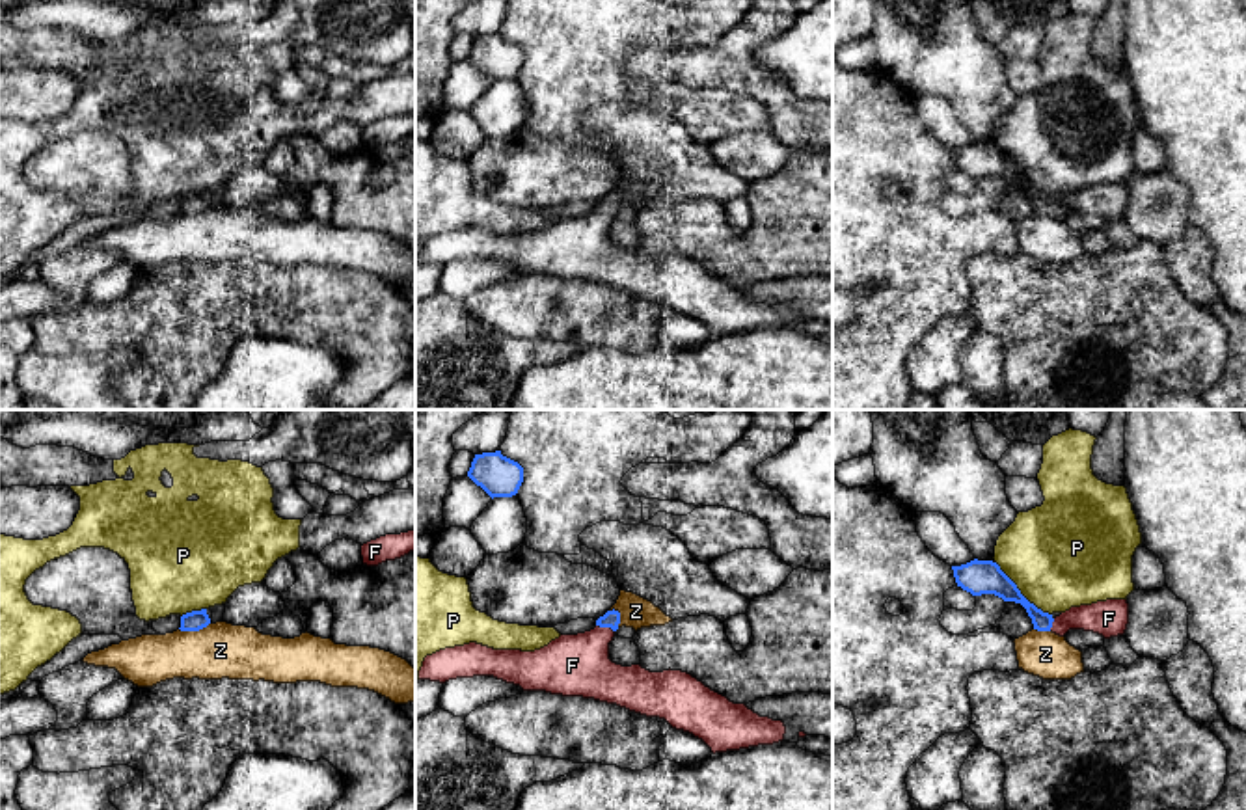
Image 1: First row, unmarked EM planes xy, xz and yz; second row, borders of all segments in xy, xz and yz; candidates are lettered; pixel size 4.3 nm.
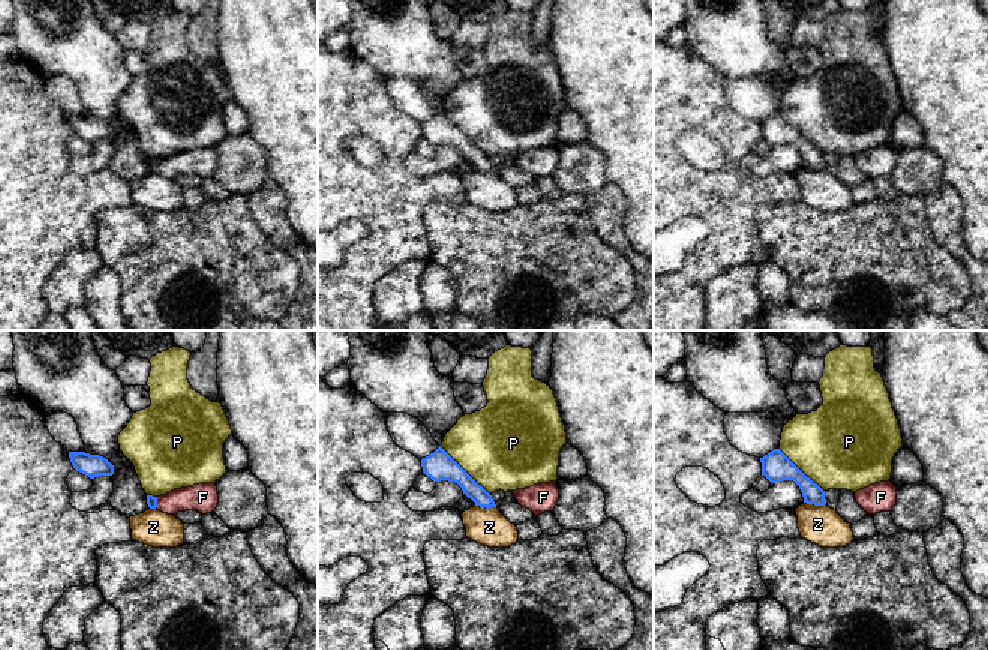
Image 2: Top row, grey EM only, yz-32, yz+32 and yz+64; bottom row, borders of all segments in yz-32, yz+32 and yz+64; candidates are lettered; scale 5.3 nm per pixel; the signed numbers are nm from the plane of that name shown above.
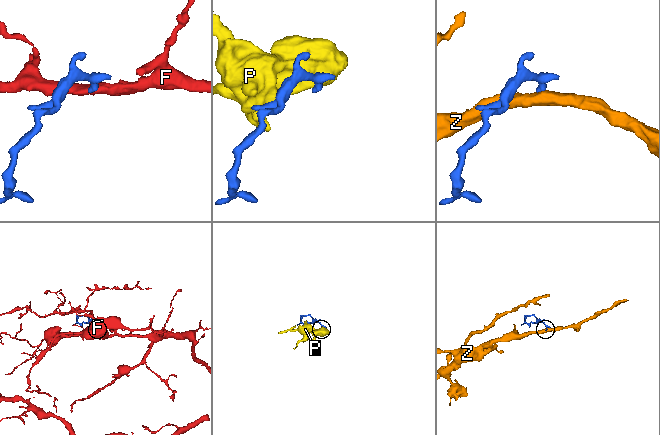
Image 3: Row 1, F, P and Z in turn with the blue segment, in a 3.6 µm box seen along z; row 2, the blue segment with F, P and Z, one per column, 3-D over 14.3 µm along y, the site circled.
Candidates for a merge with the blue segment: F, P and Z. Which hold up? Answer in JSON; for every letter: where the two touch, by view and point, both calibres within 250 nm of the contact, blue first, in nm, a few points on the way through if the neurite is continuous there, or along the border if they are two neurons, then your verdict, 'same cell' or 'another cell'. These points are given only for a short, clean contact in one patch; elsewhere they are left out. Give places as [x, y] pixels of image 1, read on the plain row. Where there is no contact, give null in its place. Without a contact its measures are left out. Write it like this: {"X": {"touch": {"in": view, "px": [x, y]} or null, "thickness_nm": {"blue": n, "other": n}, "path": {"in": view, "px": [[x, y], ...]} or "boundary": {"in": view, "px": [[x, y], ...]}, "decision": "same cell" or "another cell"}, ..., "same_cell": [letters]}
{"F": {"touch": {"in": "xz", "px": [606, 209]}, "thickness_nm": {"blue": 80, "other": 280}, "path": {"in": "xz", "px": [[611, 202], [606, 209], [602, 218], [572, 248]]}, "decision": "same cell"}, "P": {"touch": {"in": "yz", "px": [1019, 175]}, "thickness_nm": {"blue": 150, "other": 460}, "decision": "another cell"}, "Z": {"touch": {"in": "xy", "px": [194, 213]}, "thickness_nm": {"blue": 90, "other": 240}, "boundary": {"in": "xy", "px": [[209, 205], [198, 213], [179, 213]]}, "decision": "another cell"}, "same_cell": ["F"]}

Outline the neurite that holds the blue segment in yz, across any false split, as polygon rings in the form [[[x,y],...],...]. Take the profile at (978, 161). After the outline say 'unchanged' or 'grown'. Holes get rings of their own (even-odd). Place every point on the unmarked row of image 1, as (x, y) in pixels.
[[[974,142],[967,147],[952,149],[952,153],[957,169],[972,179],[995,177],[1004,184],[1021,186],[1037,214],[1052,214],[1063,220],[1069,212],[1084,212],[1110,222],[1123,218],[1129,207],[1127,182],[1106,182],[1091,188],[1071,190],[1054,201],[1030,186],[993,143]]]; grown

